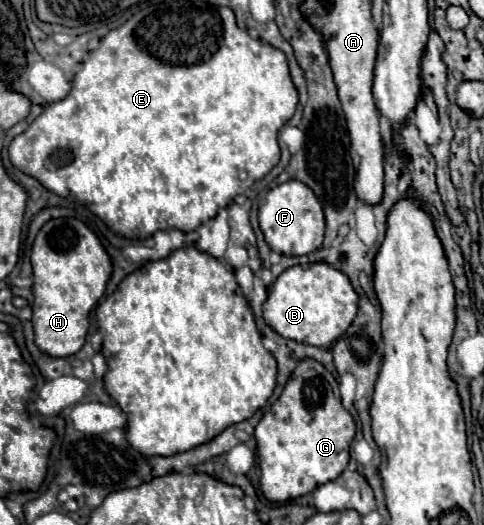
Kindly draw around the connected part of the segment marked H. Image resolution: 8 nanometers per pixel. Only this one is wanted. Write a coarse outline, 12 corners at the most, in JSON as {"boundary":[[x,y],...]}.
{"boundary":[[80,219],[38,231],[34,343],[84,345],[110,257]]}

